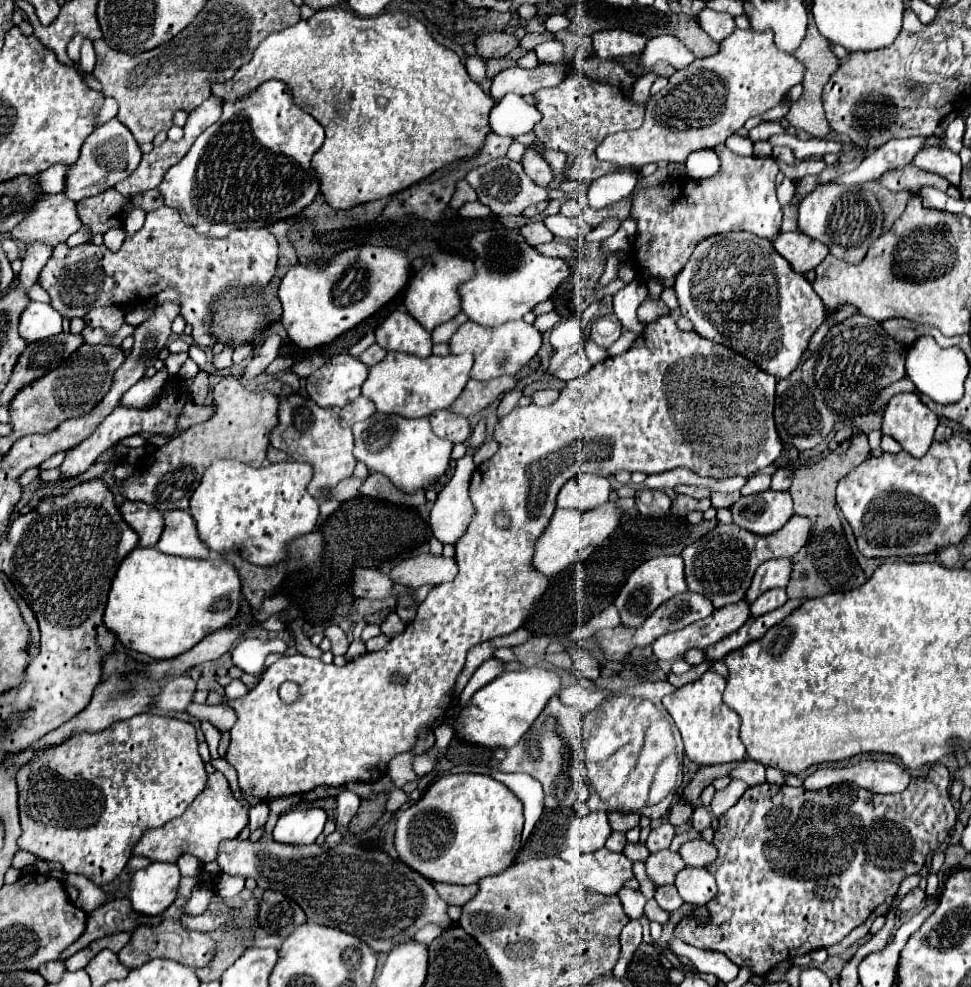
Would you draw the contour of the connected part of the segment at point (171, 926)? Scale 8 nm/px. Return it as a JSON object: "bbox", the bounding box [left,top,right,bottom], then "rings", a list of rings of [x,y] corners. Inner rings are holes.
{"bbox":[118,877,214,969],"rings":[[[195,877],[181,878],[176,899],[164,911],[164,921],[160,925],[156,925],[156,927],[138,927],[132,933],[130,943],[118,953],[118,959],[120,959],[122,965],[134,969],[134,967],[140,967],[140,965],[148,963],[150,959],[156,959],[156,957],[174,959],[174,961],[178,961],[182,965],[188,965],[188,967],[206,967],[210,963],[210,959],[214,957],[212,955],[212,935],[210,933],[188,931],[178,921],[180,915],[184,913],[182,905],[185,905],[189,900],[192,890],[197,884],[198,880]]]}

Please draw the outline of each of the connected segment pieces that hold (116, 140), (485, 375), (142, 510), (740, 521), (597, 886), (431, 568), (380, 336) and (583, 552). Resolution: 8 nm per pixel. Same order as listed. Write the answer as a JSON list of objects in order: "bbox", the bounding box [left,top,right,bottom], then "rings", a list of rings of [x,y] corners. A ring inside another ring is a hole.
[{"bbox":[64,119,142,201],"rings":[[[110,119],[108,123],[94,129],[86,137],[80,159],[74,163],[72,171],[66,177],[64,193],[74,201],[104,193],[106,189],[114,187],[118,181],[126,179],[138,167],[140,157],[142,157],[142,153],[140,153],[138,143],[132,139],[132,133],[122,123],[118,123],[118,119]]]},{"bbox":[450,319,542,381],"rings":[[[524,319],[506,321],[498,327],[482,327],[474,321],[466,321],[458,327],[458,331],[450,339],[450,351],[452,353],[472,353],[474,355],[474,367],[472,367],[472,379],[488,381],[500,375],[516,375],[524,365],[530,363],[530,359],[538,353],[542,345],[540,331],[526,323]]]},{"bbox":[120,501,164,547],"rings":[[[126,501],[120,507],[124,521],[138,531],[140,547],[156,547],[164,531],[164,513],[156,507],[148,507],[142,501]]]},{"bbox":[730,491,794,535],"rings":[[[764,491],[758,495],[740,497],[730,511],[734,523],[754,535],[770,535],[782,529],[794,515],[792,497],[788,491]]]},{"bbox":[578,847,634,895],"rings":[[[606,847],[582,855],[578,863],[580,883],[596,893],[616,895],[634,877],[632,861],[624,853]]]},{"bbox":[390,553,458,589],"rings":[[[422,553],[414,559],[406,559],[390,571],[394,583],[400,583],[408,589],[446,583],[452,581],[456,573],[458,573],[458,565],[454,559],[448,559],[444,555],[432,555],[432,553]]]},{"bbox":[376,311,432,357],"rings":[[[394,311],[378,329],[376,343],[386,351],[402,351],[416,357],[432,355],[430,333],[412,319],[412,315]]]},{"bbox":[534,501,624,575],"rings":[[[608,501],[602,507],[596,507],[586,513],[580,513],[574,509],[556,509],[550,519],[550,525],[546,527],[546,531],[536,543],[534,567],[544,575],[552,575],[552,573],[564,571],[574,561],[588,557],[608,535],[612,535],[612,531],[616,531],[616,527],[620,525],[622,513],[624,511],[614,501]]]}]

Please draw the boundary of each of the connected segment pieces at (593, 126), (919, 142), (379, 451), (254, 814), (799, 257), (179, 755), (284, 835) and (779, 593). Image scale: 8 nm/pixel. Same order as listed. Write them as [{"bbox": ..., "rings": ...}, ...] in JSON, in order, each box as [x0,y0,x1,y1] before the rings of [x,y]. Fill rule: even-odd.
[{"bbox":[534,71,644,181],"rings":[[[572,71],[556,87],[538,89],[534,93],[534,99],[536,99],[536,109],[542,113],[542,121],[534,127],[534,133],[544,147],[566,153],[566,165],[564,165],[566,179],[594,181],[602,175],[622,169],[620,165],[602,163],[600,159],[596,159],[594,149],[610,133],[618,133],[622,129],[638,129],[644,121],[644,105],[634,103],[618,87],[588,79],[582,71]]]},{"bbox":[834,137,924,185],"rings":[[[912,137],[912,139],[892,139],[884,143],[882,147],[868,153],[868,157],[860,163],[858,169],[844,173],[834,179],[838,185],[860,185],[866,181],[878,179],[884,171],[900,169],[908,163],[912,163],[914,155],[924,147],[924,137]]]},{"bbox":[352,413,454,493],"rings":[[[374,413],[372,419],[352,425],[352,433],[356,441],[354,457],[370,471],[386,475],[404,493],[424,491],[450,469],[450,453],[454,443],[436,437],[428,419],[406,419],[400,415]]]},{"bbox":[248,803,268,831],"rings":[[[258,803],[258,805],[254,805],[252,809],[250,809],[250,823],[248,823],[248,827],[250,827],[250,831],[256,831],[256,829],[260,829],[260,827],[264,827],[264,823],[266,823],[266,819],[268,819],[268,805],[266,803]]]},{"bbox":[774,231,828,273],"rings":[[[802,231],[780,233],[774,241],[774,249],[798,271],[808,273],[818,267],[818,263],[828,255],[828,247],[824,243],[808,237]]]},{"bbox":[16,713,206,887],"rings":[[[140,713],[112,723],[98,733],[76,733],[60,745],[50,745],[16,771],[22,835],[20,849],[60,863],[66,873],[80,873],[102,887],[114,881],[130,859],[130,851],[148,827],[158,827],[184,813],[206,785],[204,761],[198,753],[196,729],[180,719]]]},{"bbox":[274,809,326,845],"rings":[[[290,809],[280,815],[274,827],[274,841],[286,845],[310,845],[322,833],[326,811],[322,809]]]},{"bbox":[750,589,788,617],"rings":[[[770,589],[770,591],[762,593],[750,605],[750,613],[752,613],[752,617],[760,617],[760,615],[764,615],[768,611],[774,611],[774,609],[782,607],[786,601],[788,601],[788,597],[786,597],[786,591],[784,589]]]}]

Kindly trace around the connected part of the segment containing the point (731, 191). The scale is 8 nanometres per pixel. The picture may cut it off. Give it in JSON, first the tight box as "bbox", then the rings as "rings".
{"bbox":[632,145,782,287],"rings":[[[724,145],[716,147],[722,167],[716,175],[694,181],[674,179],[670,185],[638,191],[632,203],[632,217],[638,219],[636,237],[636,261],[644,267],[648,279],[660,277],[666,287],[674,285],[674,277],[680,273],[696,243],[704,235],[750,231],[758,237],[772,239],[782,227],[782,209],[776,199],[776,175],[780,173],[772,157],[742,157],[732,153]]]}

